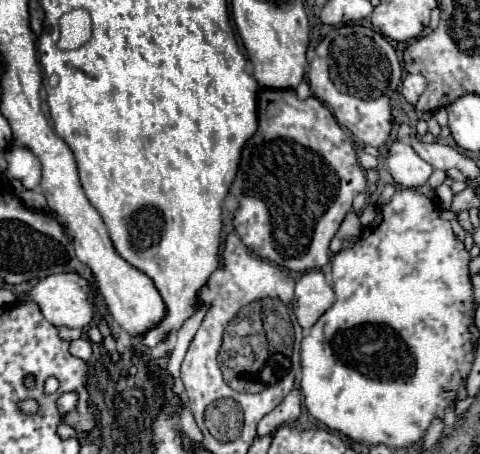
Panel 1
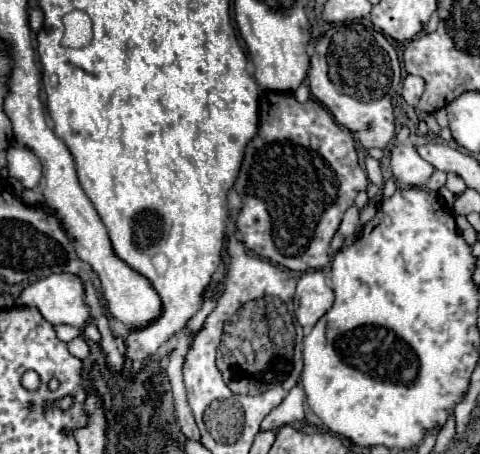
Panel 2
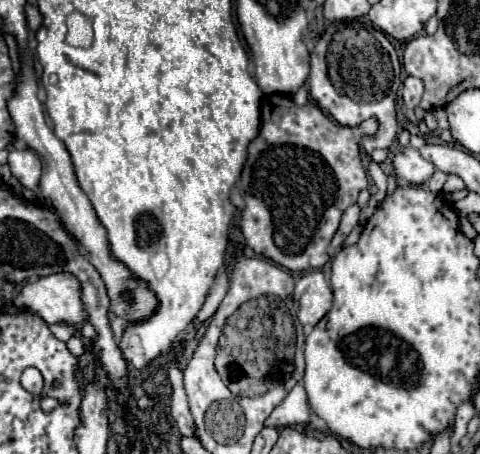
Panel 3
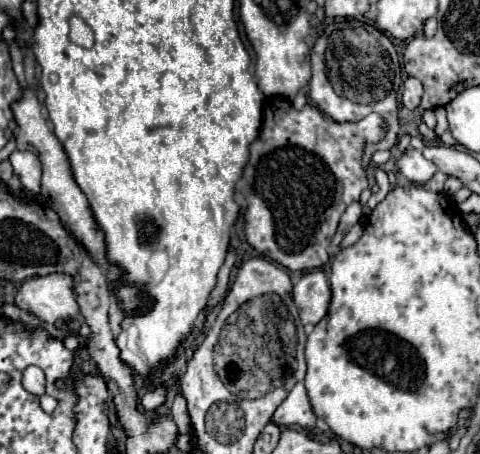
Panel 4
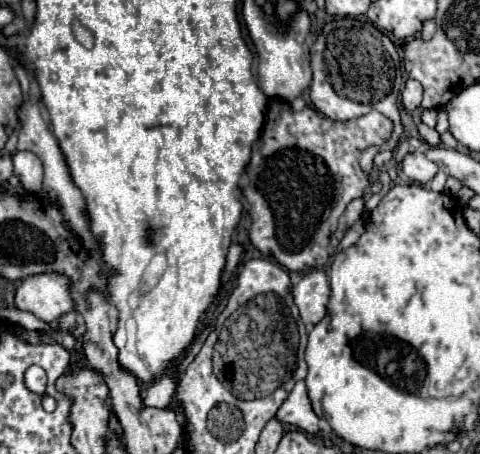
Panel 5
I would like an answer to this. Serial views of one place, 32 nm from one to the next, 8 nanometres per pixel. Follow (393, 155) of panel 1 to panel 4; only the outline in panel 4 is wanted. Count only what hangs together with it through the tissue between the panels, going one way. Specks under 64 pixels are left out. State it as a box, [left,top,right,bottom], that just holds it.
[398,150,436,184]

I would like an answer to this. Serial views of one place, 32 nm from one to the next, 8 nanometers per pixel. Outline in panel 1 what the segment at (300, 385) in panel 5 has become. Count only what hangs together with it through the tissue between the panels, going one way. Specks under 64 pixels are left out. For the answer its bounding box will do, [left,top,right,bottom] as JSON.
[258,388,302,436]

